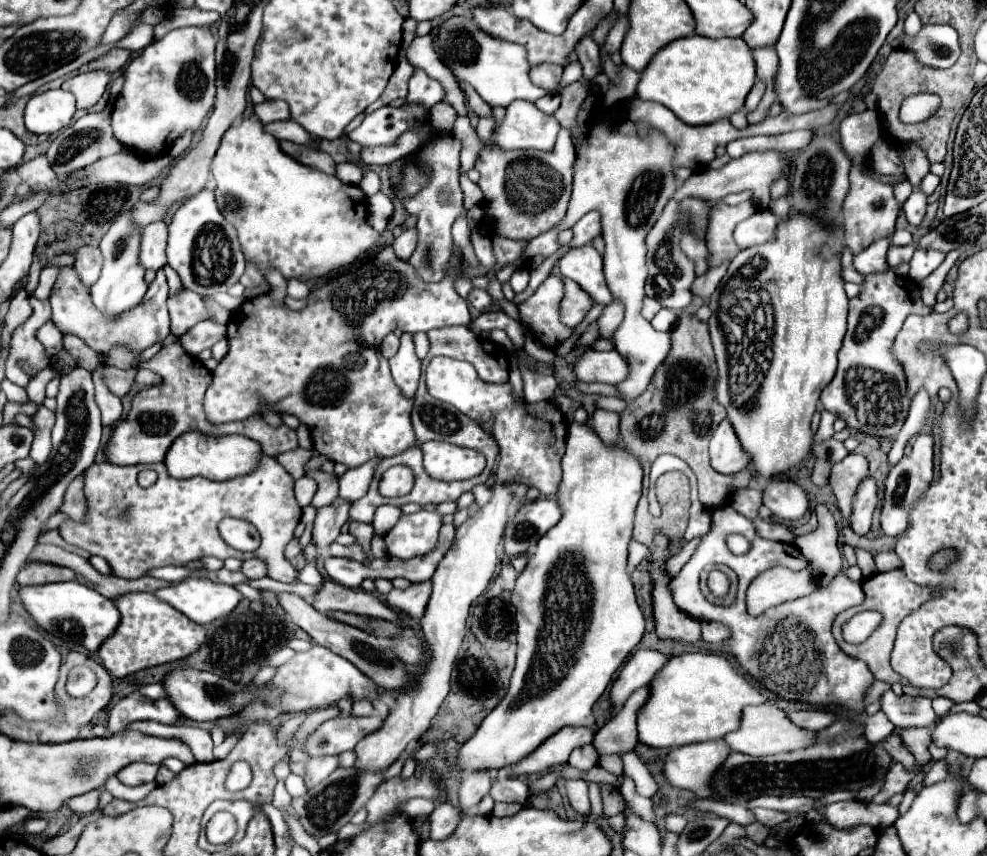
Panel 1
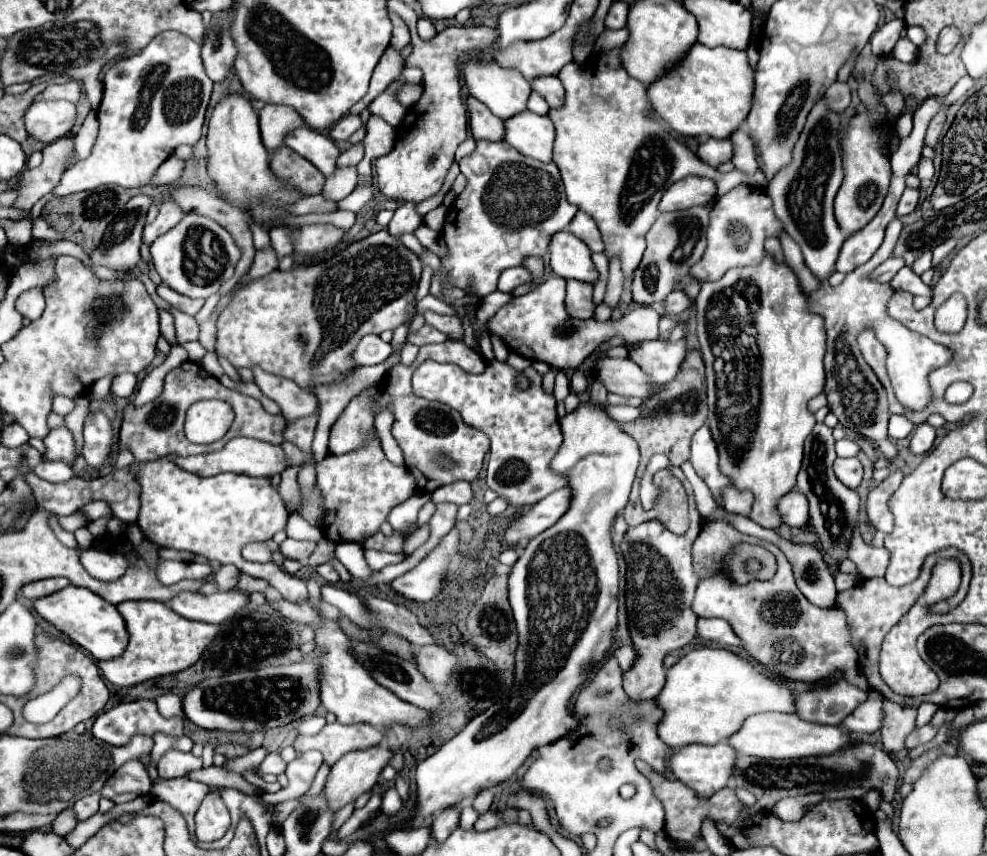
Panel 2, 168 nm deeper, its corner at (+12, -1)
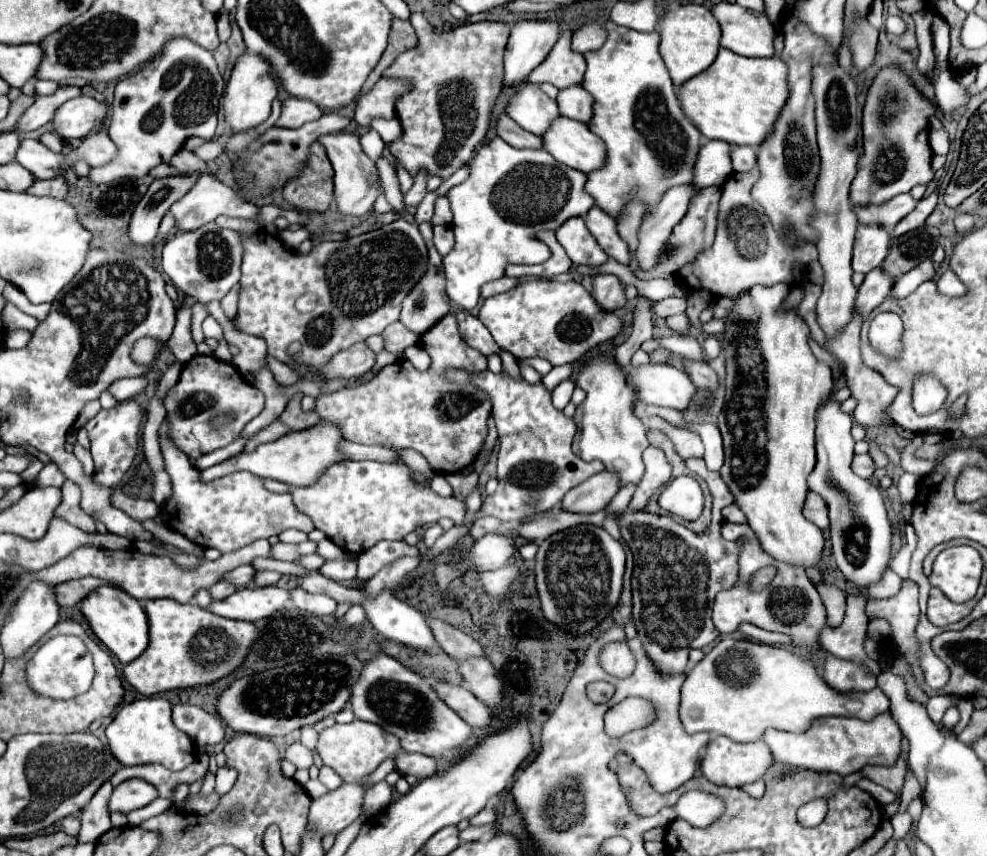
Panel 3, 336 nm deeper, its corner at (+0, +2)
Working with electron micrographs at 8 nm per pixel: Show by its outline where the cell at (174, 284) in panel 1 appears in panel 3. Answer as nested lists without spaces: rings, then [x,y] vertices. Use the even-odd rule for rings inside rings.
[[[192,301],[183,302],[176,314],[174,333],[168,339],[168,347],[180,363],[186,363],[196,355],[196,343],[191,333],[192,305]]]

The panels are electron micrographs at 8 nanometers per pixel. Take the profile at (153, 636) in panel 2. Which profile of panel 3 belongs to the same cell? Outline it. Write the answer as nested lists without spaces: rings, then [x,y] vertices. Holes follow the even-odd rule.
[[[174,599],[144,601],[144,611],[150,617],[150,647],[122,669],[124,679],[142,695],[218,681],[242,665],[252,641],[260,637],[254,623],[224,619],[202,607],[182,605]]]

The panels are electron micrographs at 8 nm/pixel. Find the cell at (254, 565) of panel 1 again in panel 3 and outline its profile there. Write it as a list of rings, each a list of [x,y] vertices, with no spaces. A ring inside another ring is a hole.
[[[220,579],[214,587],[210,587],[212,599],[224,599],[224,597],[232,595],[234,591],[236,591],[236,587],[234,587],[230,581],[226,581],[226,579]]]

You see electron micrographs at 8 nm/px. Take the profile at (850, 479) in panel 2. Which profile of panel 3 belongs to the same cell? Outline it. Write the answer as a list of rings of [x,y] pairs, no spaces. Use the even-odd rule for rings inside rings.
[[[866,453],[866,455],[854,455],[854,461],[852,461],[852,471],[856,475],[860,475],[862,479],[870,479],[872,473],[874,473],[874,461],[872,457]]]

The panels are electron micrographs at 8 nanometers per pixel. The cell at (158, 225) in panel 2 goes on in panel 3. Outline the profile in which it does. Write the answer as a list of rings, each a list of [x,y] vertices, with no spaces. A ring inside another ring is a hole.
[[[204,175],[200,177],[194,187],[170,207],[172,215],[176,217],[176,229],[178,231],[190,231],[190,229],[198,229],[208,221],[214,221],[218,215],[230,215],[230,217],[244,217],[244,219],[258,219],[260,209],[254,203],[248,203],[244,199],[238,199],[238,195],[226,187],[224,183],[220,183],[218,179]]]

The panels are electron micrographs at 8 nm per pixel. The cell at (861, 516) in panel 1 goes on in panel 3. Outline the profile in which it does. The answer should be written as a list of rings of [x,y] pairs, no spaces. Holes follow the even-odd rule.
[[[906,525],[905,529],[906,543],[900,547],[900,551],[896,551],[892,557],[890,557],[890,563],[888,563],[888,569],[892,569],[894,573],[898,573],[902,579],[908,577],[908,565],[910,565],[910,557],[917,545],[917,537],[914,528],[910,525]]]

